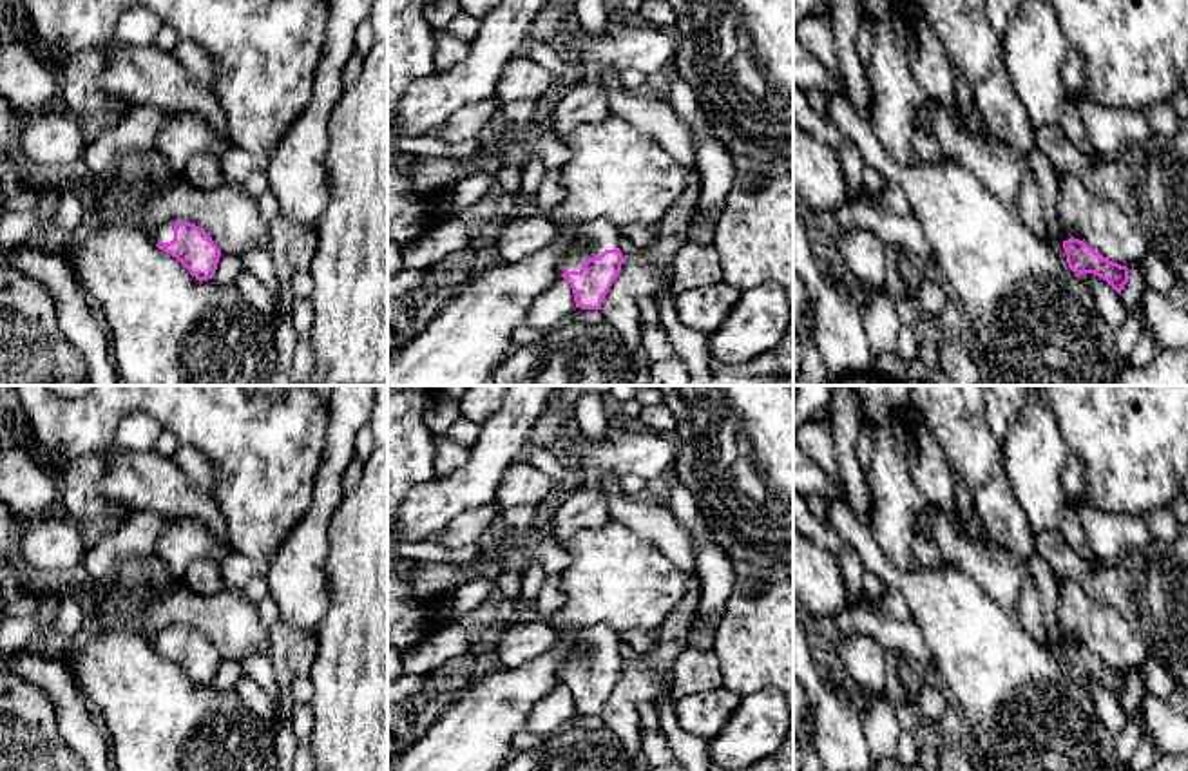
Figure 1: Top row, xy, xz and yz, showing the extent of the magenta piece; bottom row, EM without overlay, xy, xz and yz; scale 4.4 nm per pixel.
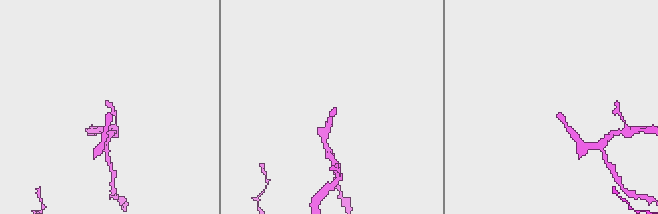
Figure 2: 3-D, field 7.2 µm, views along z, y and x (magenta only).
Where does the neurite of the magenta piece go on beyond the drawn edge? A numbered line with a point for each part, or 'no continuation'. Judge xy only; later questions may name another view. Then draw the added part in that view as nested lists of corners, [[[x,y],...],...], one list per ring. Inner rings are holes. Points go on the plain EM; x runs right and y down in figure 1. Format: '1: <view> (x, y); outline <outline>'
1: xy (163, 639); outline [[[163,630],[147,637],[154,650],[170,648],[174,644],[174,630]]]

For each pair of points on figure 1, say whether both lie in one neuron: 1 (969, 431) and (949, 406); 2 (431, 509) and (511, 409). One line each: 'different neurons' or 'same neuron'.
1: same neuron
2: same neuron

